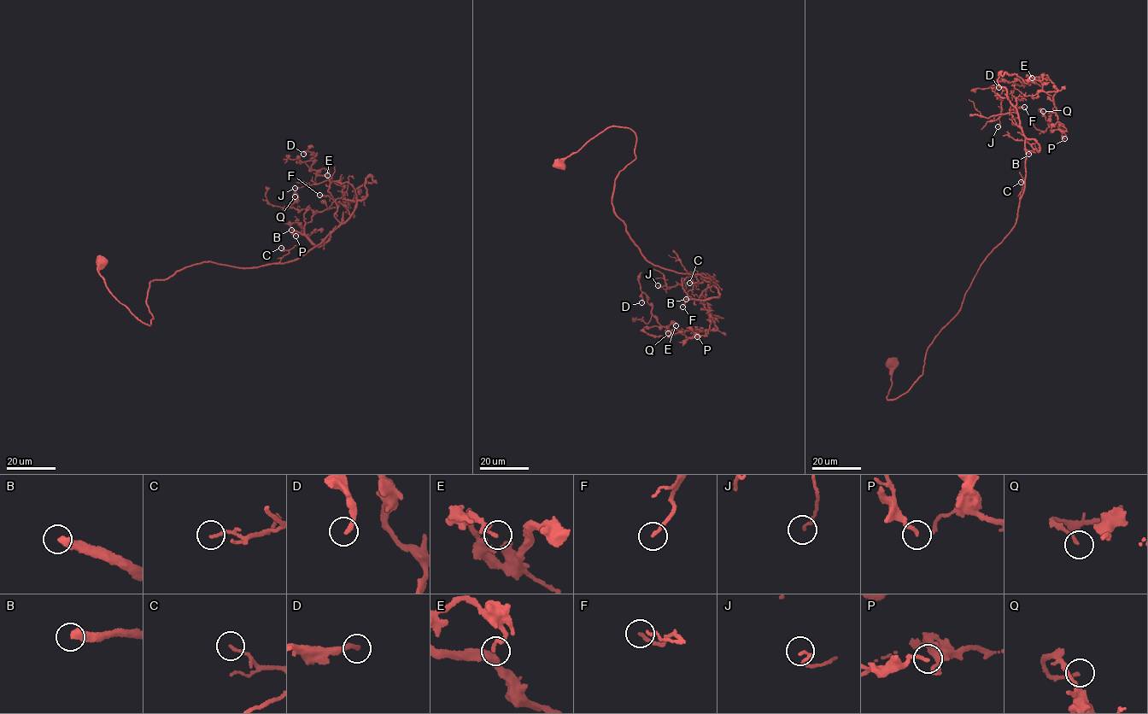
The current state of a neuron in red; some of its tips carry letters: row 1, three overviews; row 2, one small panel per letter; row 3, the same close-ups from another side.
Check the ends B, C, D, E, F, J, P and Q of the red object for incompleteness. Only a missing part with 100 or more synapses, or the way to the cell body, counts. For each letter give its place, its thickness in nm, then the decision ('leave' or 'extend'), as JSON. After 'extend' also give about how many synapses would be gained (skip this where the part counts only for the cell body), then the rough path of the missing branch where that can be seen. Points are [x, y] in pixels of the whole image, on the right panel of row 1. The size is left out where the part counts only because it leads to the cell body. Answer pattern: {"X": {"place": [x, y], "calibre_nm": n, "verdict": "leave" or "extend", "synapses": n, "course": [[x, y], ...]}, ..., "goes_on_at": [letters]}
{"B": {"place": [1028, 154], "calibre_nm": 400, "verdict": "extend", "synapses": 140, "course": [[1028, 154], [1023, 150], [1025, 138], [1017, 131], [1019, 110], [1022, 105], [1026, 108], [1029, 98], [1035, 96]]}, "C": {"place": [1021, 182], "calibre_nm": 120, "verdict": "leave"}, "D": {"place": [998, 87], "calibre_nm": 240, "verdict": "leave"}, "E": {"place": [1032, 78], "calibre_nm": 240, "verdict": "leave"}, "F": {"place": [1024, 107], "calibre_nm": 170, "verdict": "leave"}, "J": {"place": [998, 126], "calibre_nm": 130, "verdict": "leave"}, "P": {"place": [1064, 138], "calibre_nm": 140, "verdict": "leave"}, "Q": {"place": [1043, 111], "calibre_nm": 130, "verdict": "leave"}, "goes_on_at": ["B"]}

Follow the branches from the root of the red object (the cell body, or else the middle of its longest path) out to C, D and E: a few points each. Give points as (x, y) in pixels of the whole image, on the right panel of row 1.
C: (892, 364), (888, 400), (908, 390), (922, 374), (927, 348), (959, 311), (986, 257), (1016, 224), (1021, 182)
D: (892, 364), (888, 400), (922, 374), (1016, 222), (1027, 158), (1016, 98), (1057, 89), (1045, 74), (998, 87)
E: (892, 364), (888, 400), (922, 374), (1016, 224), (1027, 158), (1016, 98), (1057, 91), (1032, 78)

